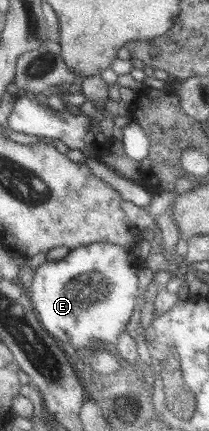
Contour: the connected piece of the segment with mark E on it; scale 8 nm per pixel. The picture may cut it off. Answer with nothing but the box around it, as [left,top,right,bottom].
[29,242,141,351]

